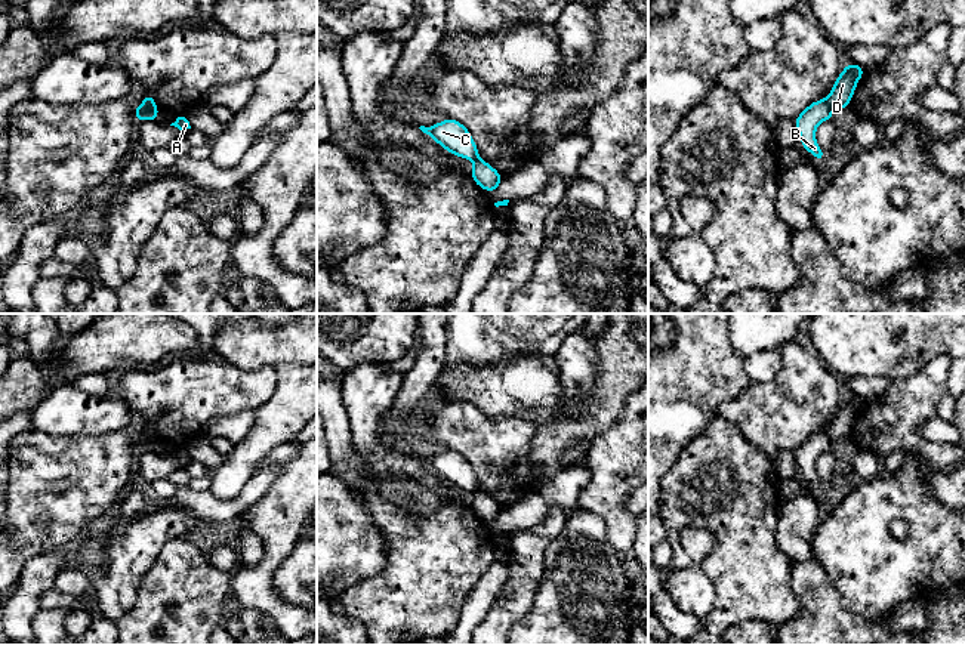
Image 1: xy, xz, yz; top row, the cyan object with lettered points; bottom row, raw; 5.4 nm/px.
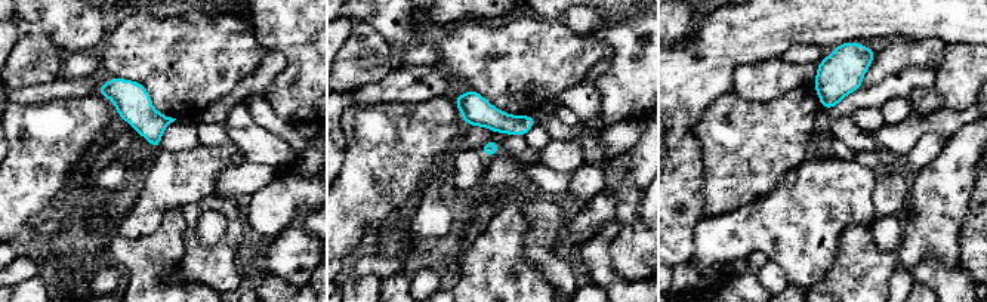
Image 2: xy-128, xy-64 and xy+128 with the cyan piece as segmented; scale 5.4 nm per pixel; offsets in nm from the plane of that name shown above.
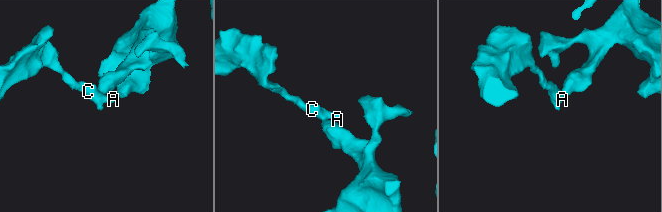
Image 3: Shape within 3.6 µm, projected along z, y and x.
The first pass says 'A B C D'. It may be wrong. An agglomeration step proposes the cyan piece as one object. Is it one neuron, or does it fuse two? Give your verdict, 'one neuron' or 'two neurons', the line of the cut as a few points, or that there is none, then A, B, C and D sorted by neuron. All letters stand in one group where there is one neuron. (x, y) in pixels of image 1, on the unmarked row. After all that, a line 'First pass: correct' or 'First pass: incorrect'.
two neurons | xy (144, 432), (156, 440) | A B C / D
First pass: incorrect

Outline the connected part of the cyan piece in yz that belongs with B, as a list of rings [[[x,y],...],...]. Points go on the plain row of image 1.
[[[826,430],[811,433],[793,453],[802,475],[802,481],[817,490],[823,484],[816,472],[816,460],[820,454],[832,451],[832,441]]]

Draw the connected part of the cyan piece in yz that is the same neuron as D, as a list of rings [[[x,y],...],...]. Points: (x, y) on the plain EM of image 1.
[[[851,394],[842,399],[839,408],[833,414],[832,423],[826,428],[832,442],[850,438],[857,414],[863,408],[864,402],[864,398]]]

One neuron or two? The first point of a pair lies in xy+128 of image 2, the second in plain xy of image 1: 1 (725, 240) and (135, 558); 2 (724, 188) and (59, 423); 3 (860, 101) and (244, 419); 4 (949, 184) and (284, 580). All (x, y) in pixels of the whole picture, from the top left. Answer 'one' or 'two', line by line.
1: one
2: two
3: one
4: two

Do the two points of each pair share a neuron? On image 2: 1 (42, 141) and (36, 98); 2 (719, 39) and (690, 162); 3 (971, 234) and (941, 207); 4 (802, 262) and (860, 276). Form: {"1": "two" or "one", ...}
{"1": "two", "2": "one", "3": "two", "4": "two"}

